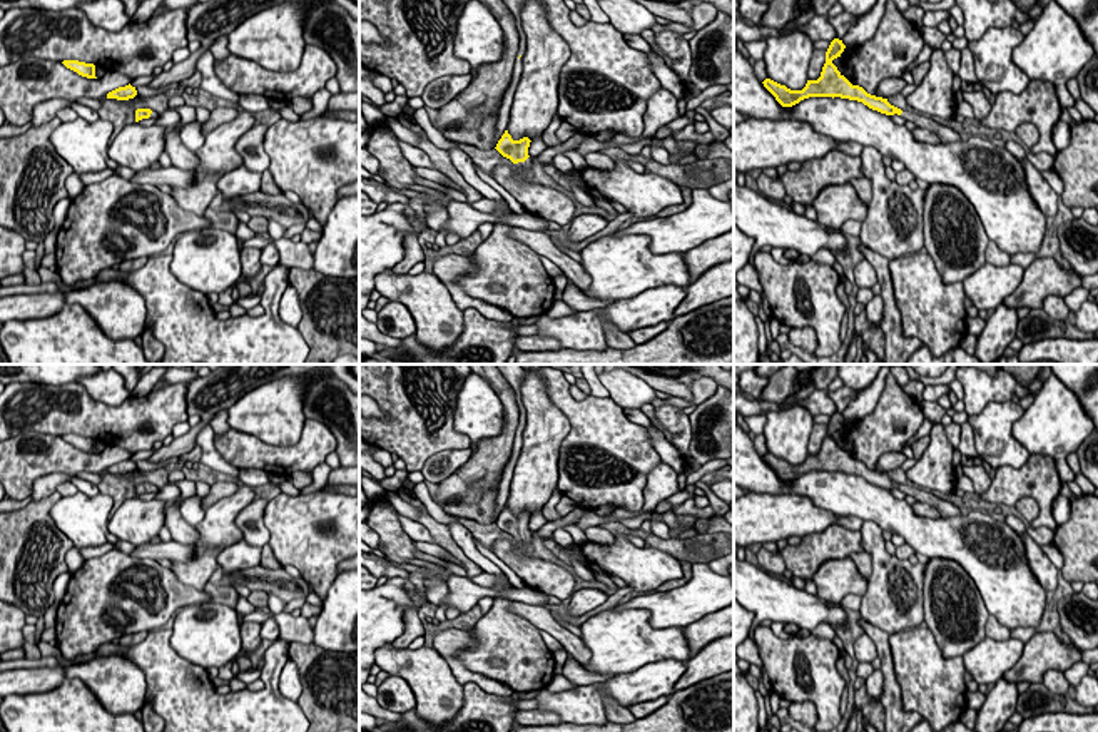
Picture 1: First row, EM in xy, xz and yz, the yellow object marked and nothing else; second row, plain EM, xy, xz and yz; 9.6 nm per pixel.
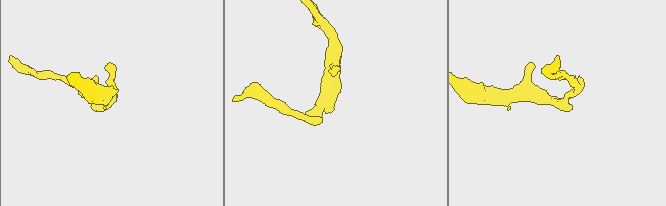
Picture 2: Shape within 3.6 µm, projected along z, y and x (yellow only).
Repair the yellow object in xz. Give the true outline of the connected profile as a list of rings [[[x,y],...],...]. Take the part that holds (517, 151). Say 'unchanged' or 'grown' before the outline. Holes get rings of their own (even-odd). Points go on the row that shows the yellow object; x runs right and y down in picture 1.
grown; [[[505,130],[495,149],[503,157],[510,159],[520,174],[528,174],[531,167],[531,157],[528,155],[530,142],[531,140],[528,137],[513,140],[508,130]]]

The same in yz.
grown; [[[834,38],[826,52],[826,64],[817,80],[807,80],[802,90],[790,90],[770,79],[765,79],[764,87],[775,97],[782,107],[792,107],[809,97],[841,97],[857,100],[872,110],[886,115],[901,115],[904,120],[912,122],[916,127],[928,129],[936,134],[941,144],[951,144],[961,140],[959,132],[954,127],[943,125],[931,117],[918,112],[901,110],[887,102],[887,99],[867,94],[862,87],[852,85],[832,64],[834,58],[841,57],[846,45],[842,40]]]

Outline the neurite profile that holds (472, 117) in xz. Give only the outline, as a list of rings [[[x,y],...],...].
[[[478,0],[498,20],[505,35],[505,50],[498,62],[481,64],[471,84],[450,104],[438,109],[438,132],[451,142],[481,150],[496,147],[496,122],[503,95],[510,85],[518,53],[518,30],[503,0]]]

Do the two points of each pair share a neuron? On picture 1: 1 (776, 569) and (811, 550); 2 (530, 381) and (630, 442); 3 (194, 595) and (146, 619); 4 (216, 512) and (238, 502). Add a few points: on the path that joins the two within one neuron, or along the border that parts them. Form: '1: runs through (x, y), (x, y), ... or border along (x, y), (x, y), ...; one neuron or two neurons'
1: border along (779, 552), (786, 569); two neurons
2: border along (545, 381), (550, 401), (570, 425); two neurons
3: runs through (182, 595), (177, 595), (157, 615); one neuron
4: runs through (221, 512), (233, 505); one neuron

